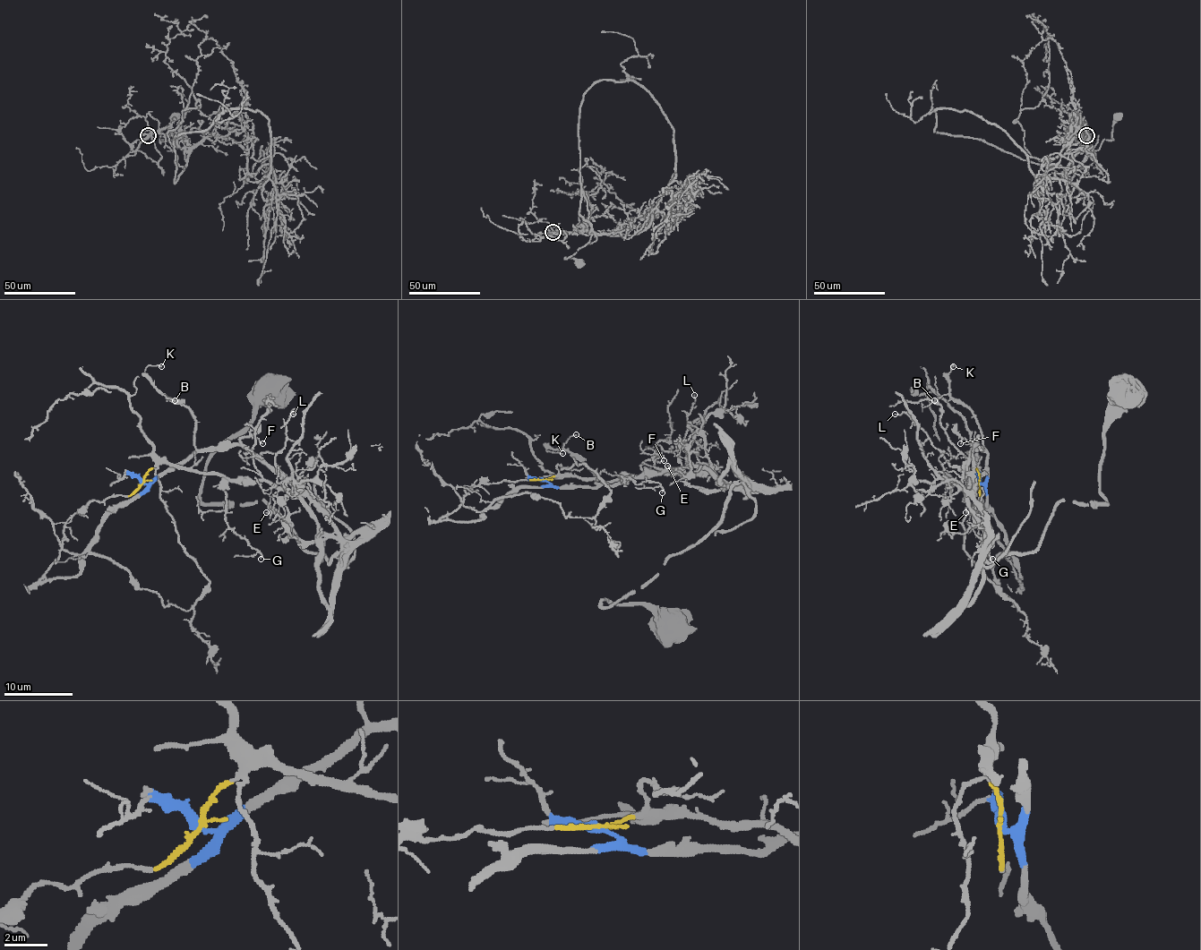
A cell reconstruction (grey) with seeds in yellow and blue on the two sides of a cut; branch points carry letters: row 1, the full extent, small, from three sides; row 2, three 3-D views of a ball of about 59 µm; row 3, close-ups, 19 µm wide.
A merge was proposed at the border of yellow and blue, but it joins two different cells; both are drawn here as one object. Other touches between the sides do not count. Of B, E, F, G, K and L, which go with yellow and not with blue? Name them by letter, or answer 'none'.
E, G

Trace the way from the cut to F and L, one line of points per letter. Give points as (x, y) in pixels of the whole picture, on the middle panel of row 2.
F: (544, 479), (561, 487), (596, 487), (606, 483), (637, 477), (647, 459), (663, 459)
L: (544, 479), (561, 487), (596, 487), (651, 474), (677, 474), (681, 470), (677, 444), (685, 435), (694, 394)

